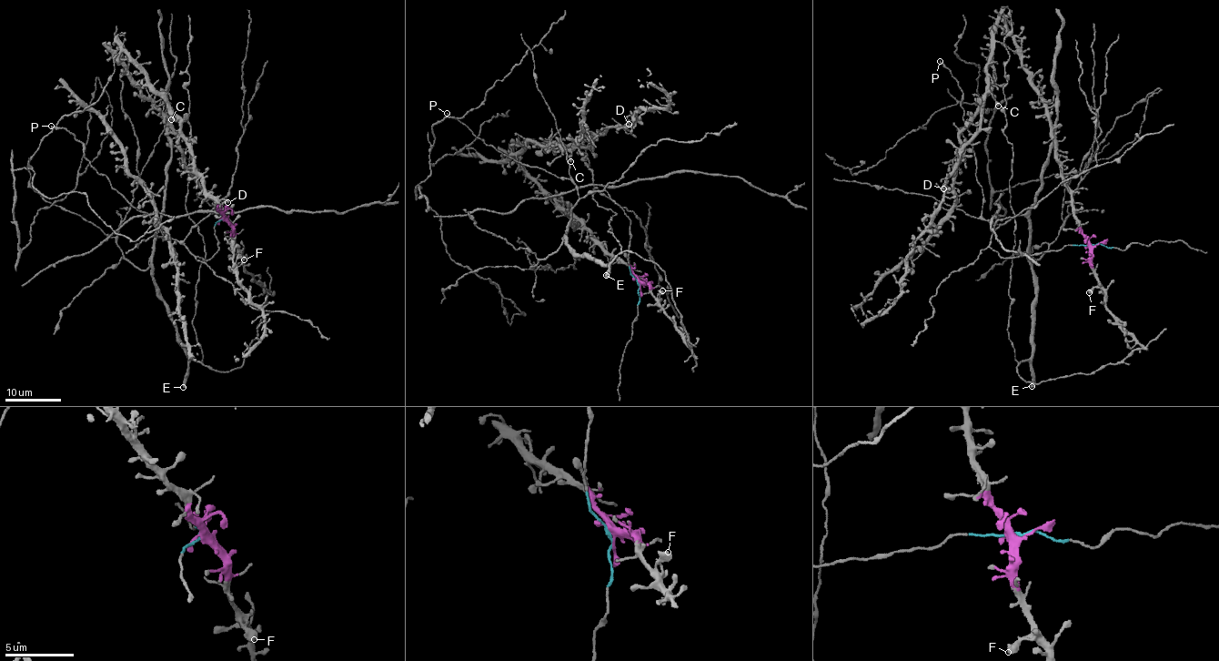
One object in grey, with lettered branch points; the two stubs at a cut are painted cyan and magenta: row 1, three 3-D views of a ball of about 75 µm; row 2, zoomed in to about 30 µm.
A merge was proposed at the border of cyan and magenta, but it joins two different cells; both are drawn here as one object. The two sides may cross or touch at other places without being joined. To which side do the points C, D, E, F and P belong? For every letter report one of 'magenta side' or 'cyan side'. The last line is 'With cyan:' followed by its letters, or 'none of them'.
C: magenta side
D: magenta side
E: cyan side
F: magenta side
P: cyan side
With cyan: E, P

